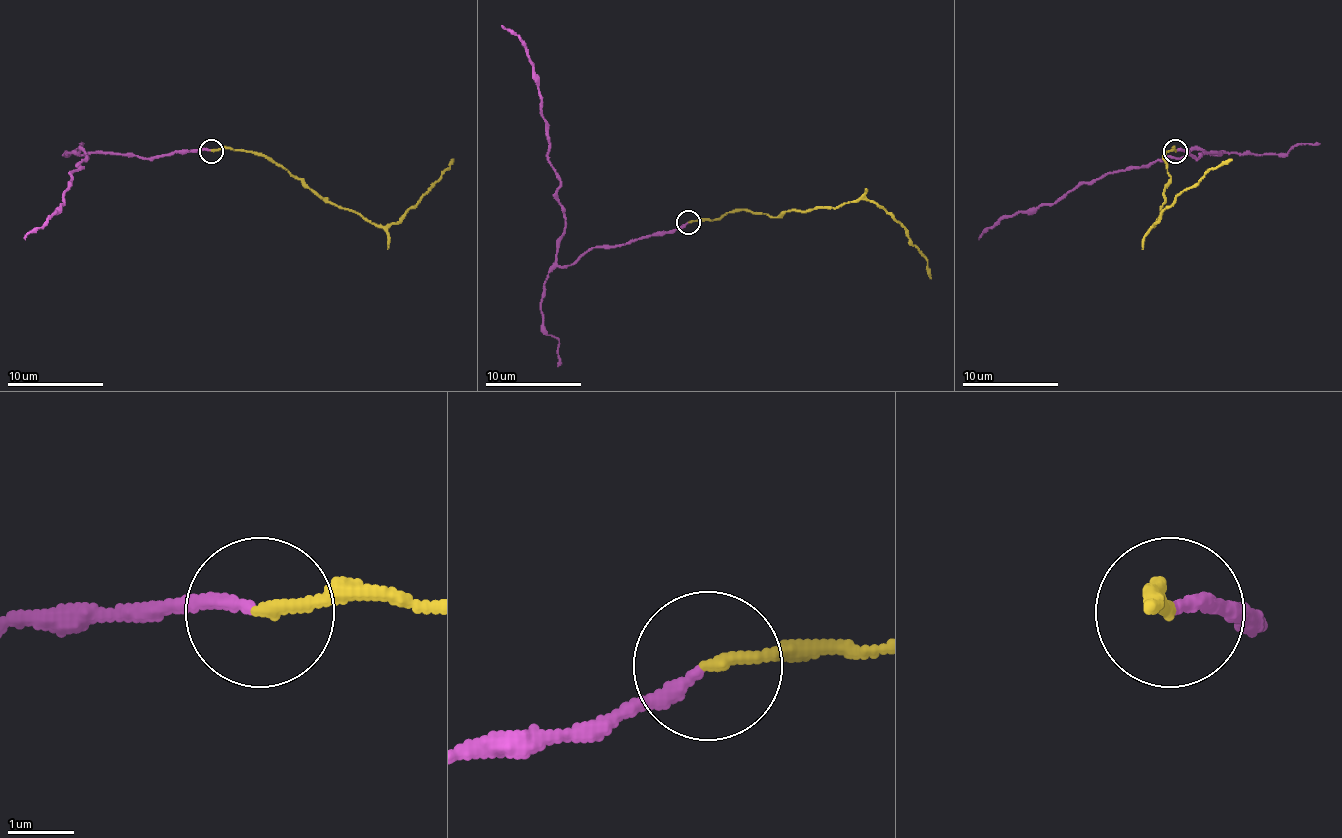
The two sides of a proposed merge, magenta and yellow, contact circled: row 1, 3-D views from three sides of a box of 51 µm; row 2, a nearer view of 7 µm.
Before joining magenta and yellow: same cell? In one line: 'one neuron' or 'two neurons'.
two neurons

